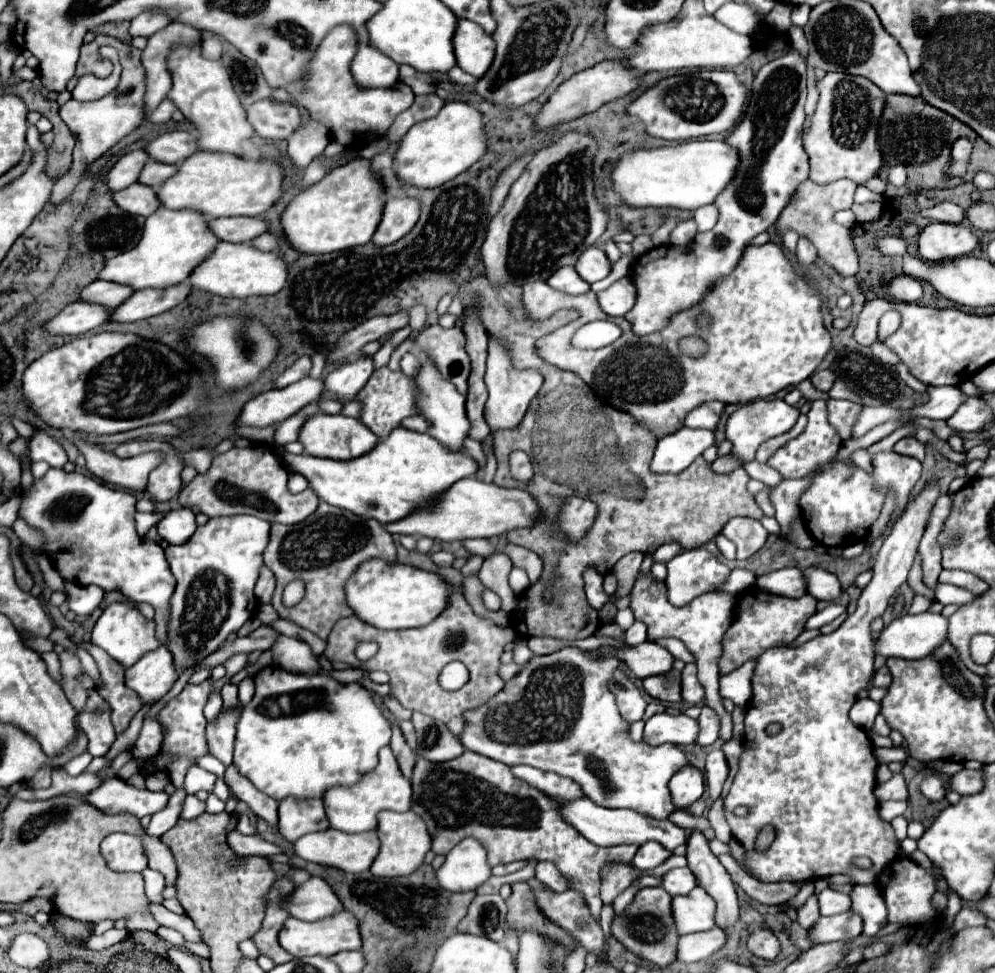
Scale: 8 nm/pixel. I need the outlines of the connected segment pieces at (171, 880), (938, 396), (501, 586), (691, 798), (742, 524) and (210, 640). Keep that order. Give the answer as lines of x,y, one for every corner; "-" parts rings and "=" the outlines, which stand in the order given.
144,838
144,846
146,846
148,860
150,860
148,866
164,874
166,886
174,886
178,878
178,868
176,868
176,860
170,848
162,844
158,838
=
928,386
928,392
932,396
928,404
916,406
912,410
902,410
906,420
910,420
912,416
946,420
968,400
968,394
964,394
960,386
936,386
936,388
=
492,554
484,560
480,568
480,580
486,588
494,590
502,598
502,610
512,612
516,606
516,594
508,586
508,574
512,570
512,562
506,554
=
686,766
670,780
672,802
678,810
688,810
704,794
704,776
698,768
=
744,516
732,518
732,520
724,526
722,534
736,544
736,548
738,548
736,558
738,558
738,560
746,560
746,558
750,558
754,552
758,552
758,550
764,546
766,536
768,536
766,528
764,528
758,520
754,520
754,518
744,518
=
218,516
198,526
184,544
164,550
178,582
172,596
168,630
168,648
172,650
178,672
216,652
230,632
240,630
240,626
254,616
258,606
254,584
264,564
262,552
268,544
268,532
270,524
256,516

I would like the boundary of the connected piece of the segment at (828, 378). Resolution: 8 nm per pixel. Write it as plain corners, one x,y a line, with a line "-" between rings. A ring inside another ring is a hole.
820,370
812,376
812,384
820,392
828,392
834,386
834,380
836,380
836,376
830,370

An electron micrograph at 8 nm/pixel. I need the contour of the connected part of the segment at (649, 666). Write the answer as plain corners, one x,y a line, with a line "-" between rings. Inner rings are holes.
642,642
640,646
634,648
624,648
624,650
614,650
610,646
600,648
596,654
616,654
616,658
622,658
628,668
638,676
638,678
648,678
652,672
666,674
672,670
674,656
668,654
668,650
656,642

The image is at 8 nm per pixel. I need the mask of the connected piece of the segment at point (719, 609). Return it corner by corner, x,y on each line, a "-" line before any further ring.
644,572
636,578
636,584
630,592
630,610
634,612
634,618
644,622
648,628
648,640
660,640
660,638
678,638
686,644
686,648
696,656
700,664
700,682
706,688
706,704
712,706
720,714
720,738
728,742
732,738
732,718
720,704
718,694
718,654
720,654
720,642
732,622
733,609
736,599
724,592
708,592
702,596
696,596
686,606
674,606
668,602
666,584
656,580
652,572

